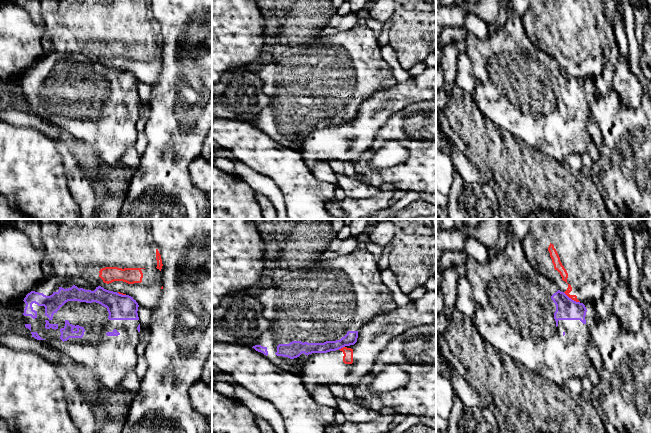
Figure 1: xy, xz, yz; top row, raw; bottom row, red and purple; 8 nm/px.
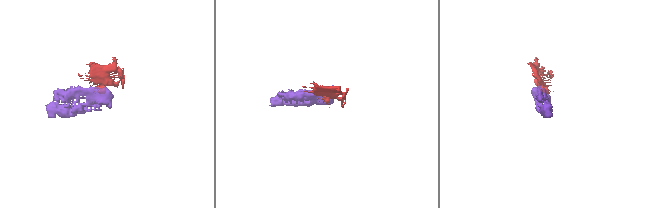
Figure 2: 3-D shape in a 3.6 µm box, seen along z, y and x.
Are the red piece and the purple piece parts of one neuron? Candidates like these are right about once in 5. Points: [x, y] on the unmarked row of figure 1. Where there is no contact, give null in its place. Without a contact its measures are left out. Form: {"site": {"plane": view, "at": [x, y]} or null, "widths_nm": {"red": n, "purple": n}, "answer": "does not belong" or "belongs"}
{"site": {"plane": "yz", "at": [571, 74]}, "widths_nm": {"red": 60, "purple": 180}, "answer": "does not belong"}

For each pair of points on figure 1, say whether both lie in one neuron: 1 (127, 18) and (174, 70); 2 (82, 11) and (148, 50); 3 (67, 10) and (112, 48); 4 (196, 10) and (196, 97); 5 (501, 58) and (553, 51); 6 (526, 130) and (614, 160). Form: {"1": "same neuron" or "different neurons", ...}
{"1": "different neurons", "2": "same neuron", "3": "same neuron", "4": "same neuron", "5": "different neurons", "6": "different neurons"}

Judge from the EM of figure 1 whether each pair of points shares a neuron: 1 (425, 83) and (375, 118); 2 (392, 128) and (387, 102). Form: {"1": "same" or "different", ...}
{"1": "same", "2": "different"}

